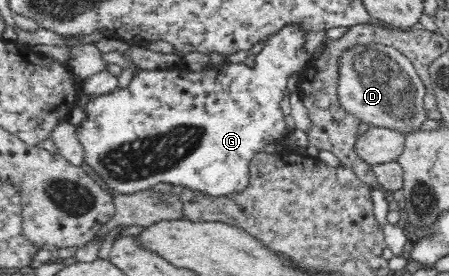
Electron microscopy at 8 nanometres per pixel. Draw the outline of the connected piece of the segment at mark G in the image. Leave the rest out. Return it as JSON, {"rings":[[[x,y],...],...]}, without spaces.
{"rings":[[[286,24],[255,55],[253,67],[243,63],[222,63],[196,72],[182,63],[164,70],[140,68],[132,75],[128,87],[118,87],[108,95],[94,96],[94,99],[81,92],[77,106],[84,106],[87,116],[78,126],[77,134],[85,149],[85,163],[118,194],[136,193],[160,182],[184,185],[213,197],[240,193],[248,187],[253,156],[266,151],[274,142],[288,139],[295,130],[286,125],[280,105],[287,92],[289,77],[301,72],[312,61],[311,53],[302,51],[304,36],[300,28]]]}

